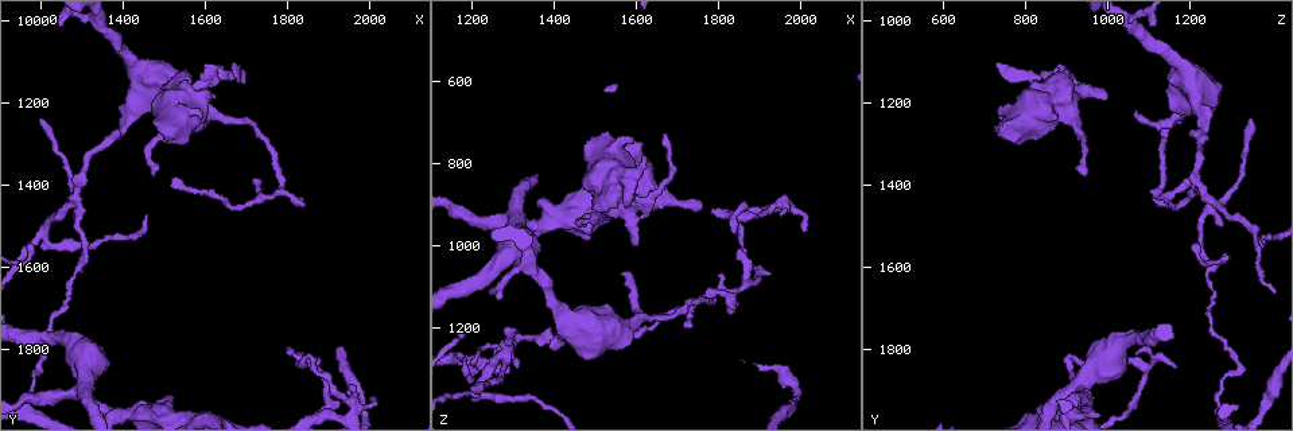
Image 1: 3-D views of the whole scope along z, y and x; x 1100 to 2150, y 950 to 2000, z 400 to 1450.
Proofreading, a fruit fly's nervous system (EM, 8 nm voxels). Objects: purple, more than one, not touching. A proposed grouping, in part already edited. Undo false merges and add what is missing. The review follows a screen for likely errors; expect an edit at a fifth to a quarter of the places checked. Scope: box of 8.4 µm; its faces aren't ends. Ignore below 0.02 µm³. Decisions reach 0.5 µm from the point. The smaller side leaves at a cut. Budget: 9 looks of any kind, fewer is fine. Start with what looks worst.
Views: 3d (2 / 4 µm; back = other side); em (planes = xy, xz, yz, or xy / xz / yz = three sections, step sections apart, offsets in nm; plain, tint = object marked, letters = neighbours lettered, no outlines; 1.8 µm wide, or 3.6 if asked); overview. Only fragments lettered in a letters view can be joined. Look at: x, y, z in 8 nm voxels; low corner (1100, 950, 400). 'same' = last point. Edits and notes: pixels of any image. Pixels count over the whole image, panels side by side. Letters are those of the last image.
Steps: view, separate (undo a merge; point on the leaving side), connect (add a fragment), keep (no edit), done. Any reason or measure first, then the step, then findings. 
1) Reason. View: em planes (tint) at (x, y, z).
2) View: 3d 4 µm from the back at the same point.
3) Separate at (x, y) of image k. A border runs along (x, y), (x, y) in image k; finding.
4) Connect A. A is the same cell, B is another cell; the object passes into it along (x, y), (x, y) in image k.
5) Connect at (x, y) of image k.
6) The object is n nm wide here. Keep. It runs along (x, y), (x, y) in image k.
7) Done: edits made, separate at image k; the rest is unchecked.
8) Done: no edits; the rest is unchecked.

Four or more arms meet. View: 3d 4 µm at (1305, 1910, 940).

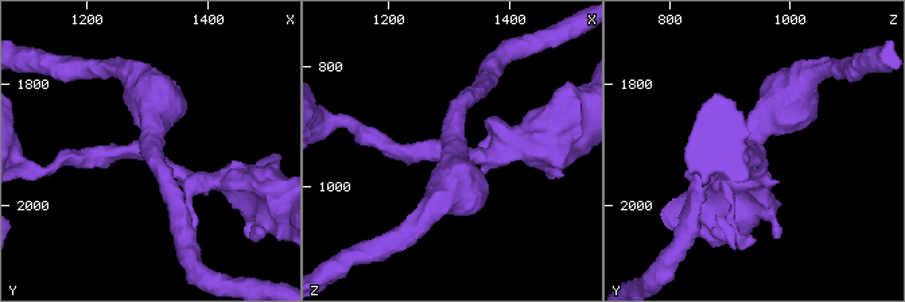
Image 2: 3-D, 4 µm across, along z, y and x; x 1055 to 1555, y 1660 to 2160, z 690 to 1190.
4 arms meet here; now the EM. View: em xz step 16 (tint) at (1310, 1915, 945).

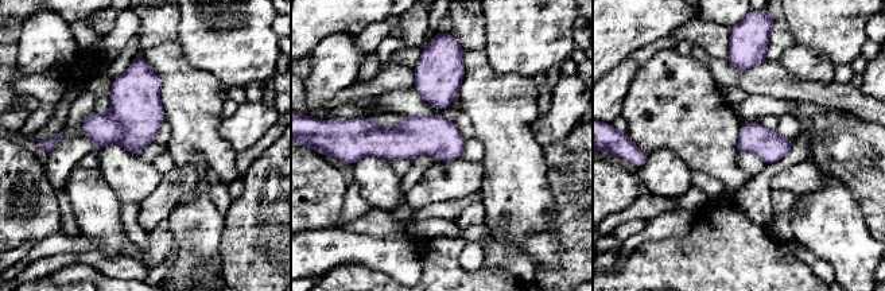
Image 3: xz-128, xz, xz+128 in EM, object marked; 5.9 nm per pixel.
View: em planes (letters) at the same point.

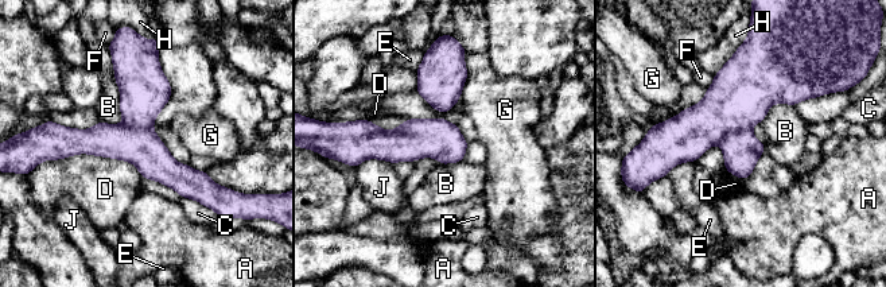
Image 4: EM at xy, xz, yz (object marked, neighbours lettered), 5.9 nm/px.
Keep. A, B, C, D, E, F, G, H and J are other cells; it runs along (136, 65), (138, 136), (202, 200) in image 4; one neuron here.

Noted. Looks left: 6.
Three arms meet. View: em planes (letters) at (1295, 1415, 1230).

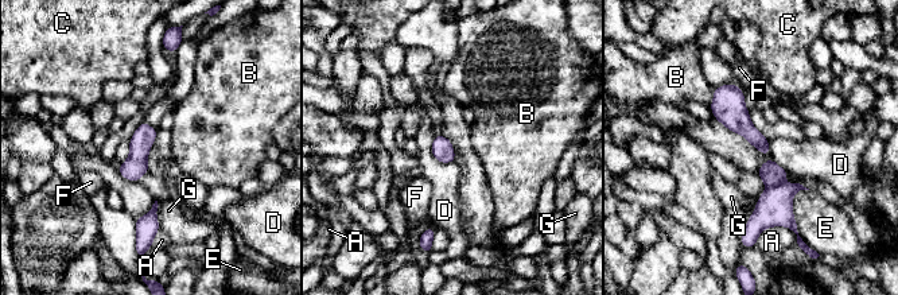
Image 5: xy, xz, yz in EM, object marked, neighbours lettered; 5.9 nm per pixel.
The object is 120 nm wide here. Separate at (774, 208) of image 5. A, B, C, D, E, F and G are other cells; a border runs along (782, 182), (768, 187) in image 5; a second neuron is stuck on.

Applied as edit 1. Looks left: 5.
View: overview.

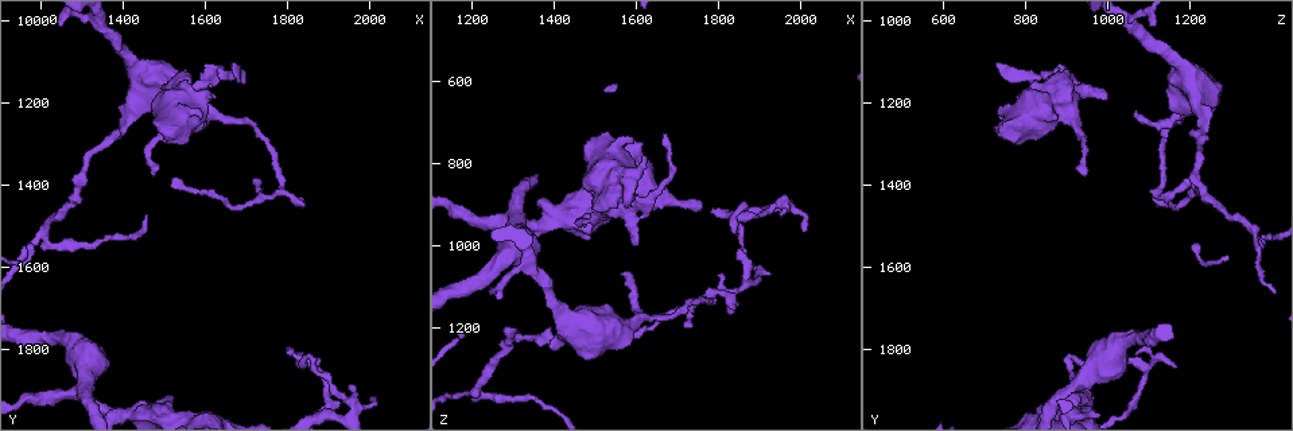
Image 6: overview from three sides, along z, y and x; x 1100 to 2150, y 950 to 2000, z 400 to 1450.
An open end. View: em xz step 8 (letters) at (1615, 1185, 780).

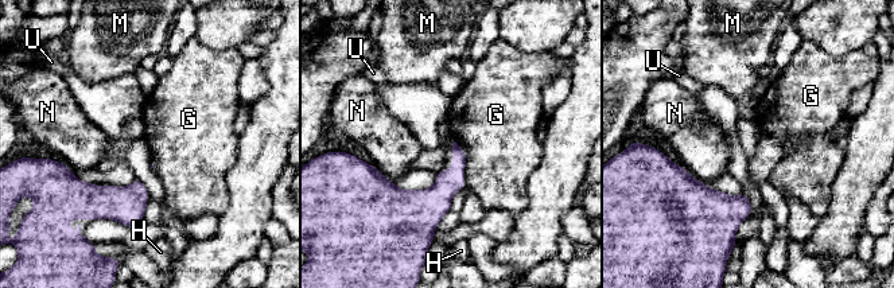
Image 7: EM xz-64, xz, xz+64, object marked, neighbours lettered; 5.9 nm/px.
Keep. G, H, M, N and U are other cells; a border runs along (463, 148), (465, 178) in image 7; none of them fits.

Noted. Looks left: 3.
Branch stops here. View: 3d 4 µm at (1560, 1235, 1060).

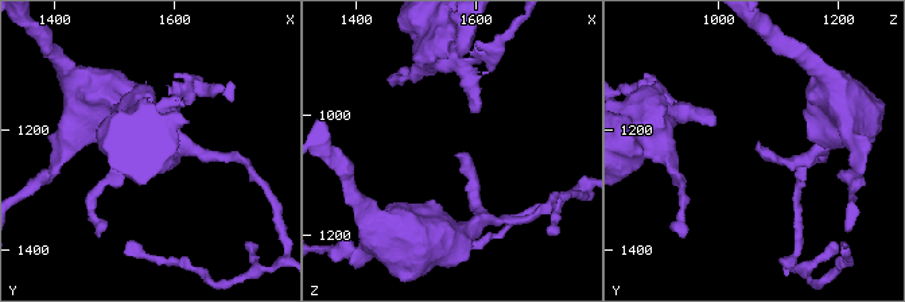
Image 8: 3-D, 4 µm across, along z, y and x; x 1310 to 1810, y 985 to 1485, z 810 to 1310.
Need the tissue. View: em planes (letters) at (1565, 1230, 1065).

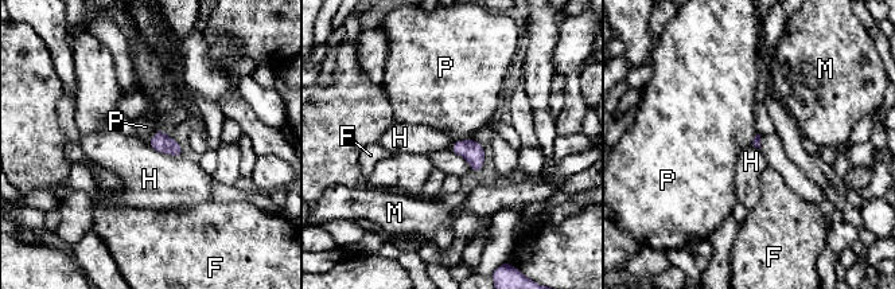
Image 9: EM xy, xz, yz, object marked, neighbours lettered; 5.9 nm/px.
The longest contact is with H, 240 nm. Keep. F, H, M and P are other cells; a border runs along (147, 143), (160, 152), (183, 153) in image 9; no lettered fragment goes on from it.

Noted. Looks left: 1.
Done: edits made, separate at image 5; the rest is unchecked.

